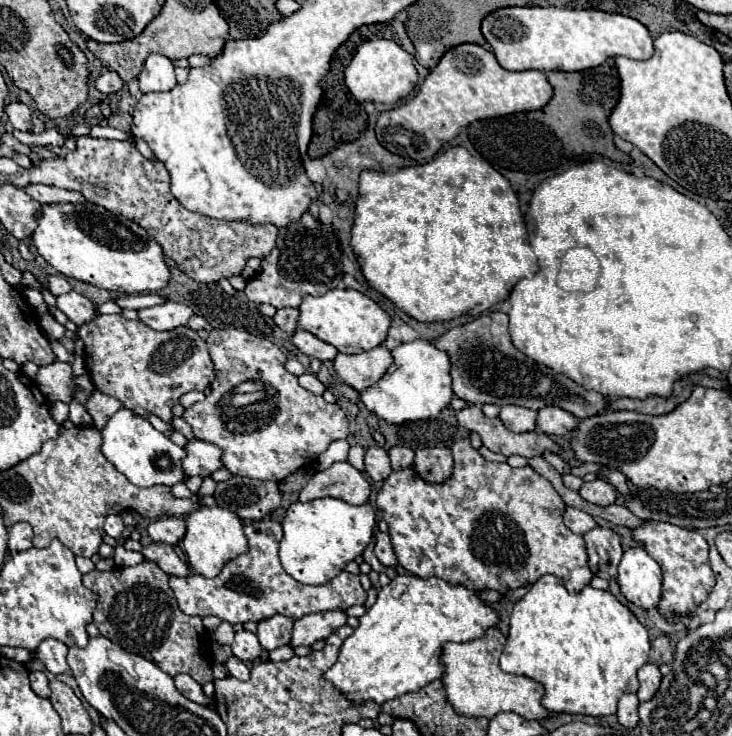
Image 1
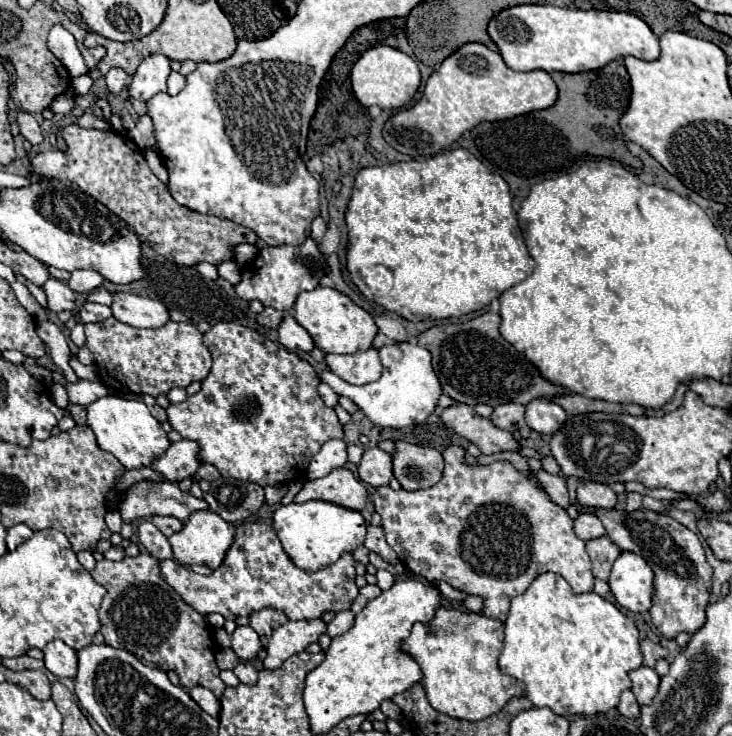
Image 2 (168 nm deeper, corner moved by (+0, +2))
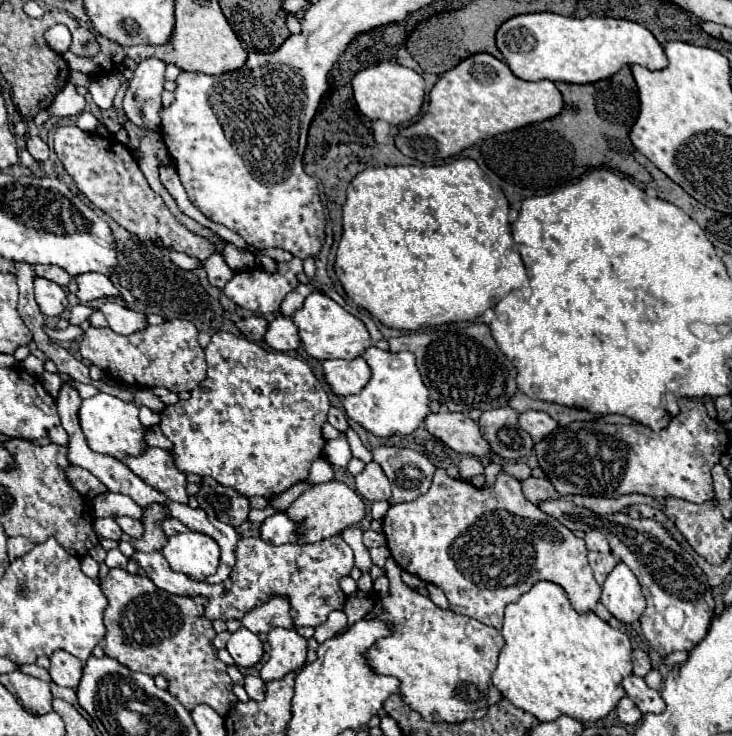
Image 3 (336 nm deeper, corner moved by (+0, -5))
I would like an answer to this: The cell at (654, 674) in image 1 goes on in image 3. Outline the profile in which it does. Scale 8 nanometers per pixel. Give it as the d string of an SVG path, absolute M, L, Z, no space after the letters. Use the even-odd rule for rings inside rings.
M629 675L623 679L623 687L627 691L627 697L633 699L633 703L639 707L641 713L663 713L665 703L657 689L651 689L643 677Z

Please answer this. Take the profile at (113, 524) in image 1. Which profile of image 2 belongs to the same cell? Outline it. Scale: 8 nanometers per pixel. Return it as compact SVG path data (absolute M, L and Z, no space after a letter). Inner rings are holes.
M109 510L109 512L105 514L105 524L109 526L111 532L121 532L121 524L123 524L123 520L121 520L121 516L119 516L117 510Z

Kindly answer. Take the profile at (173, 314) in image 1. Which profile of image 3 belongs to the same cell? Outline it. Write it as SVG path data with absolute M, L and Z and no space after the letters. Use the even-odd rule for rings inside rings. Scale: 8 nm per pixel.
M115 301L103 303L101 311L103 311L109 327L119 335L131 335L131 333L141 331L149 325L143 311L135 311L127 305L121 305L121 303L115 303Z

